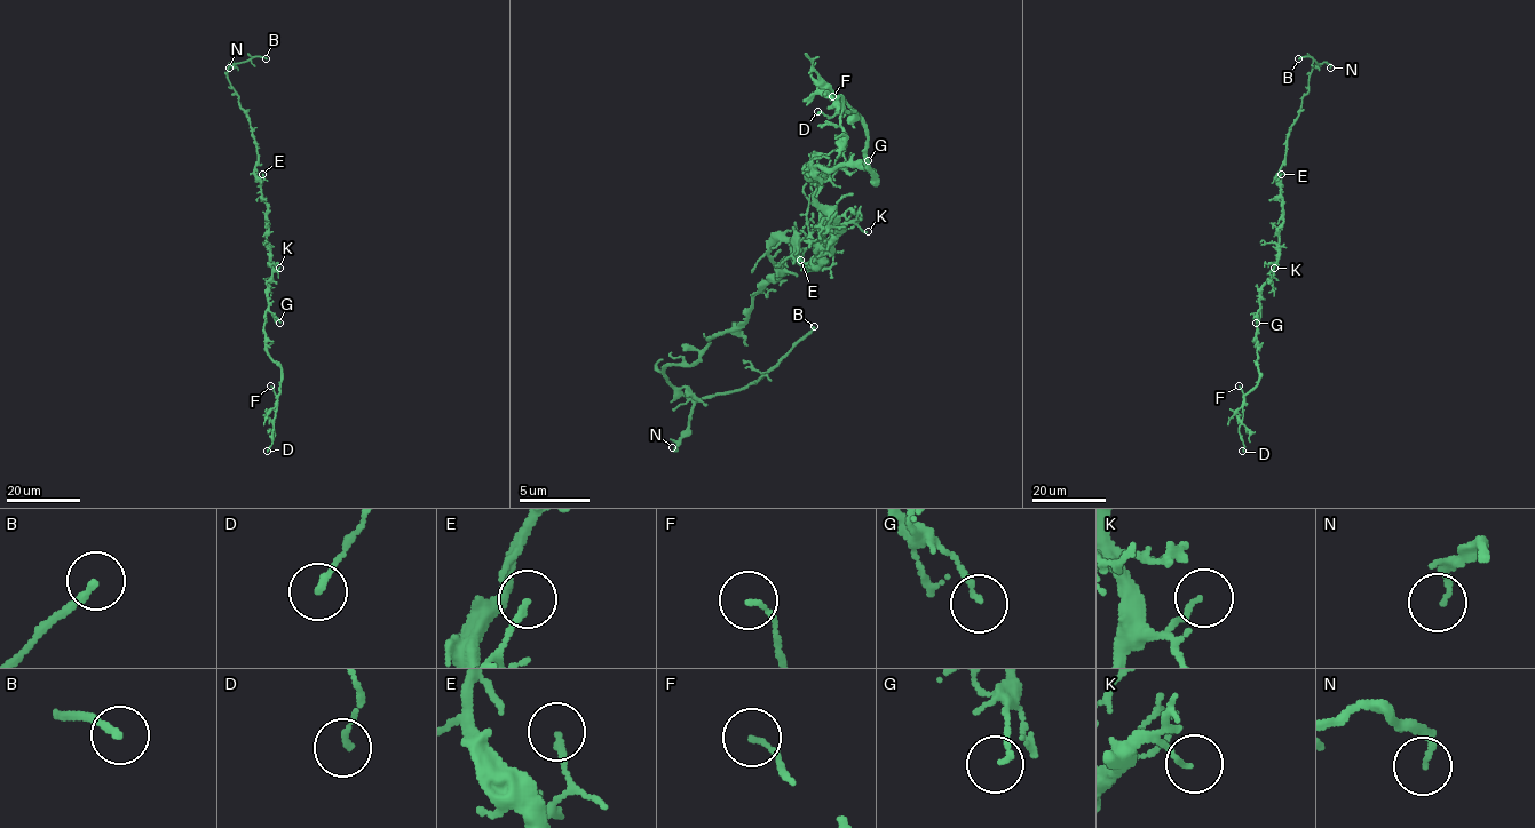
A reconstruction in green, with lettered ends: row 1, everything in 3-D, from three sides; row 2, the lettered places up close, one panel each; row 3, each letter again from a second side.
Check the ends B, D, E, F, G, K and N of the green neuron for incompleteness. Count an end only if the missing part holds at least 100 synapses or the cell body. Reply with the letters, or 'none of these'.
B

